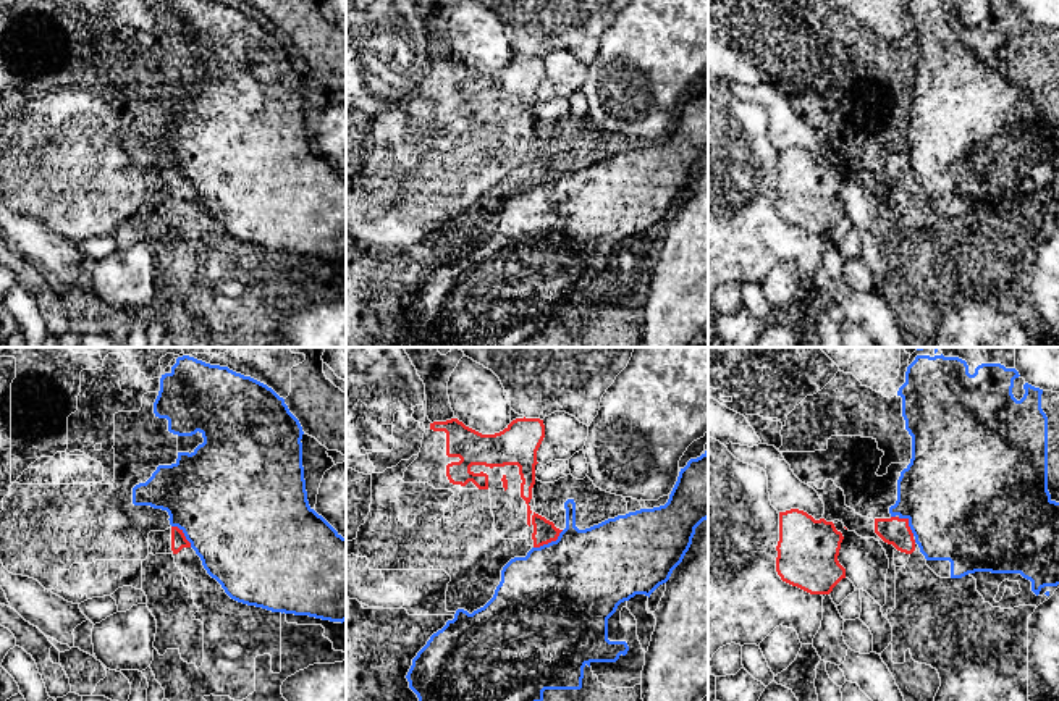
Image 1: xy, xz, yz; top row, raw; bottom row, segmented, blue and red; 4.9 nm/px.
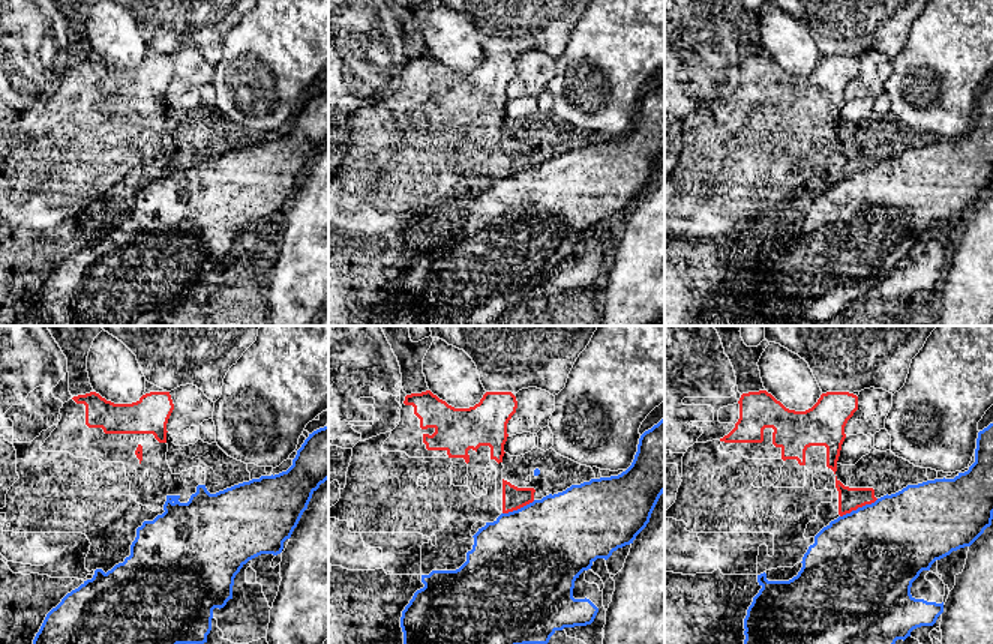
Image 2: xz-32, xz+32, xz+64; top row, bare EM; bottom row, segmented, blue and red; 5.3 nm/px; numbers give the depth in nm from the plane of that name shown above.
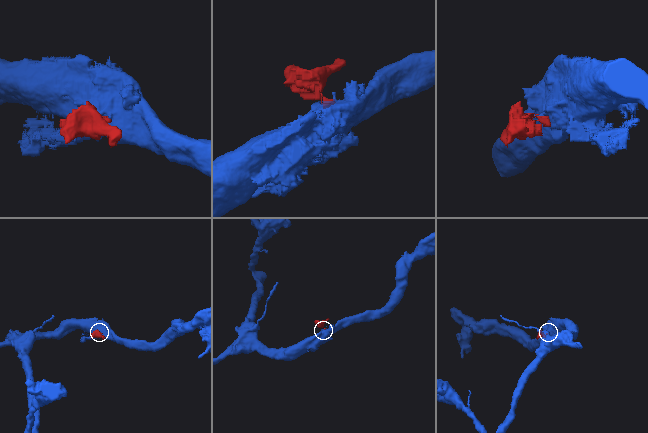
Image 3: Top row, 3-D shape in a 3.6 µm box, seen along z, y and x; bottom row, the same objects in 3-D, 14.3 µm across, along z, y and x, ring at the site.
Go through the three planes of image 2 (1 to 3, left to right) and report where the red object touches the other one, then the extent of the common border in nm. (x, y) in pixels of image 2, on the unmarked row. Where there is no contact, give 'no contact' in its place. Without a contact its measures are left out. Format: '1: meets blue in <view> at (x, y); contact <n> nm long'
1: no contact
2: meets blue in xz+32 at (518, 173); contact 190 nm long
3: meets blue in xz+64 at (858, 171); contact 220 nm long

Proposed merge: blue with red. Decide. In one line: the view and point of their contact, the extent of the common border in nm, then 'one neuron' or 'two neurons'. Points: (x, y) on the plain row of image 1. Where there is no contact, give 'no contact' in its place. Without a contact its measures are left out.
contact xz (548, 181); length 180 nm; two neurons

